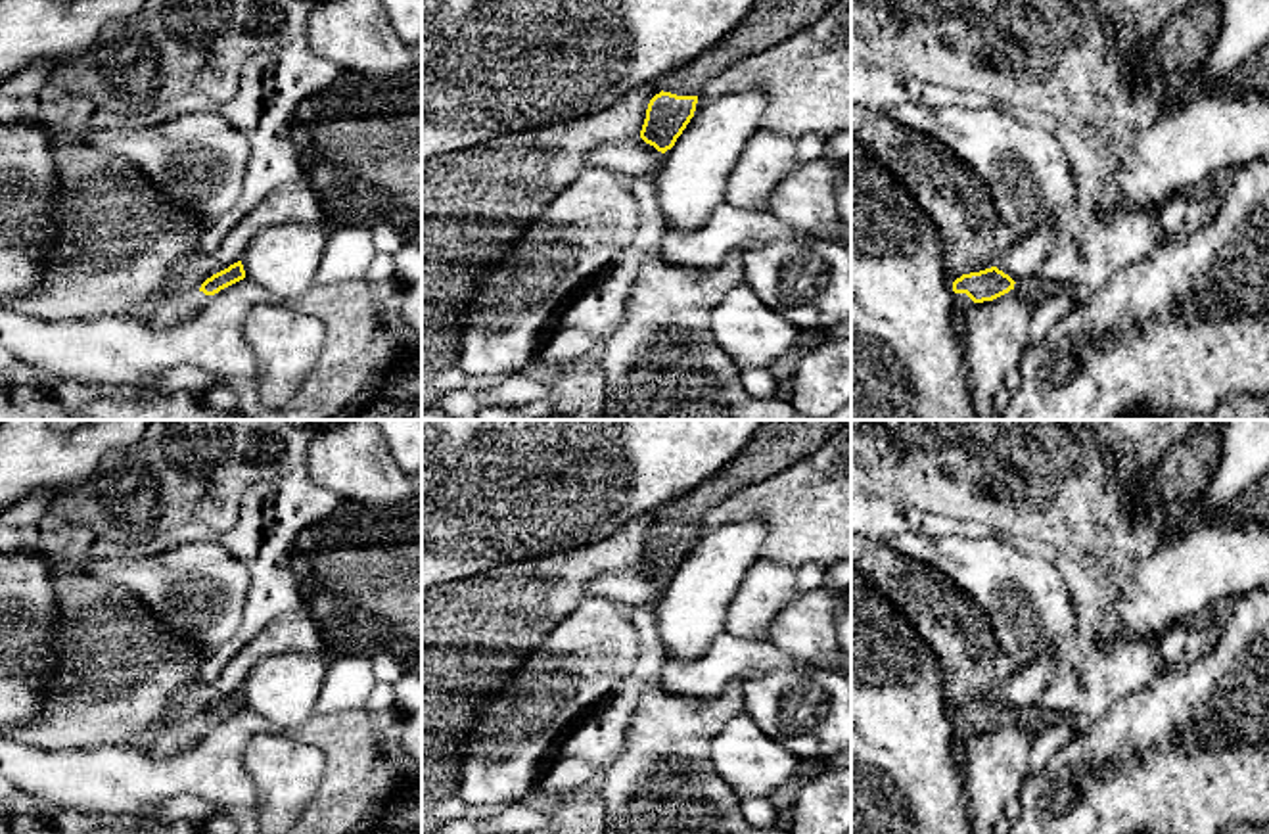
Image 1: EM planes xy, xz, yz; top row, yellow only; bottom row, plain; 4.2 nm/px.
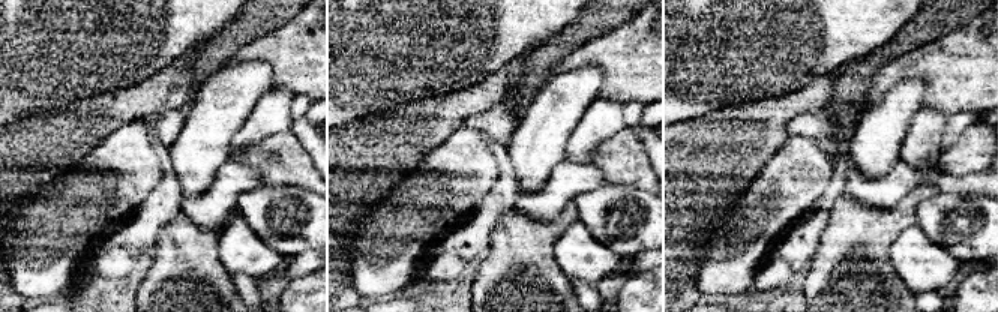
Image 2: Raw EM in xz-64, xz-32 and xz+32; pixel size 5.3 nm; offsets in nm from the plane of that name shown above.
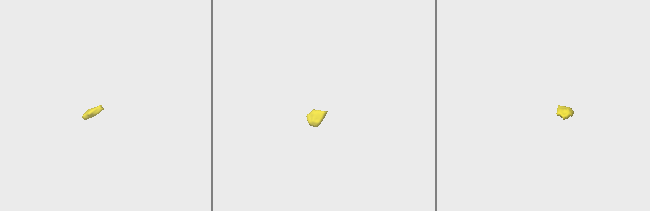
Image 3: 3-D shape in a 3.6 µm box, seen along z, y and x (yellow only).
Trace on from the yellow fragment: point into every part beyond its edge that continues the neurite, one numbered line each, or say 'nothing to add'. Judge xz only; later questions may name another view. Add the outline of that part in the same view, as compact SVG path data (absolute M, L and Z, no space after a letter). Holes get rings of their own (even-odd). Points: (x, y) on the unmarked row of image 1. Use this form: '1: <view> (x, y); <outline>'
1: xz (775, 445); M761 420L746 447L709 479L665 504L661 520L677 525L698 525L702 516L742 489L784 472L820 449L847 420Z

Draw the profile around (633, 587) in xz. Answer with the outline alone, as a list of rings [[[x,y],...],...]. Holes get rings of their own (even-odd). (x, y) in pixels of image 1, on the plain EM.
[[[633,566],[615,573],[602,573],[594,577],[587,585],[585,596],[604,596],[621,604],[625,610],[654,610],[658,602],[658,592],[663,589],[663,585],[665,583],[646,573],[640,566]]]

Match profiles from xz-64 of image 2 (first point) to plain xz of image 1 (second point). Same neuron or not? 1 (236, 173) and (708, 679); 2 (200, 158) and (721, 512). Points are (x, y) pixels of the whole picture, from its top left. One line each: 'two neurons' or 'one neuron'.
1: one neuron
2: two neurons

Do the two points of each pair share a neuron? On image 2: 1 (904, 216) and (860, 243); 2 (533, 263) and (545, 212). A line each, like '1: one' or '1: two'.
1: one
2: two

